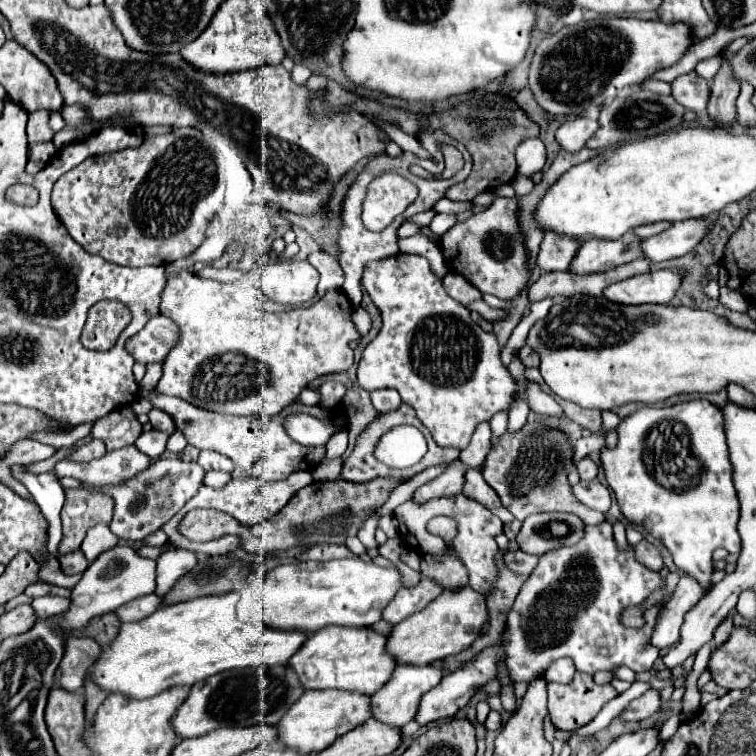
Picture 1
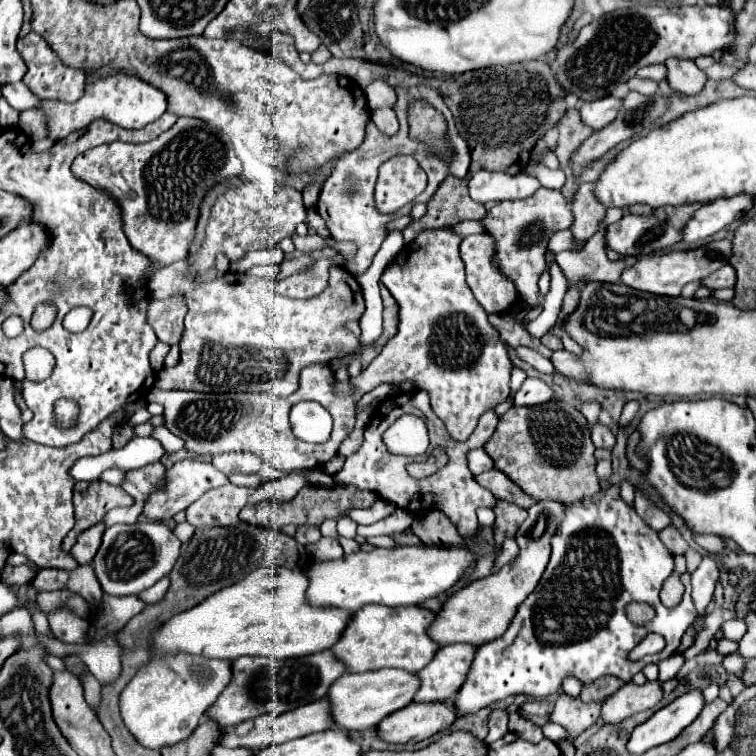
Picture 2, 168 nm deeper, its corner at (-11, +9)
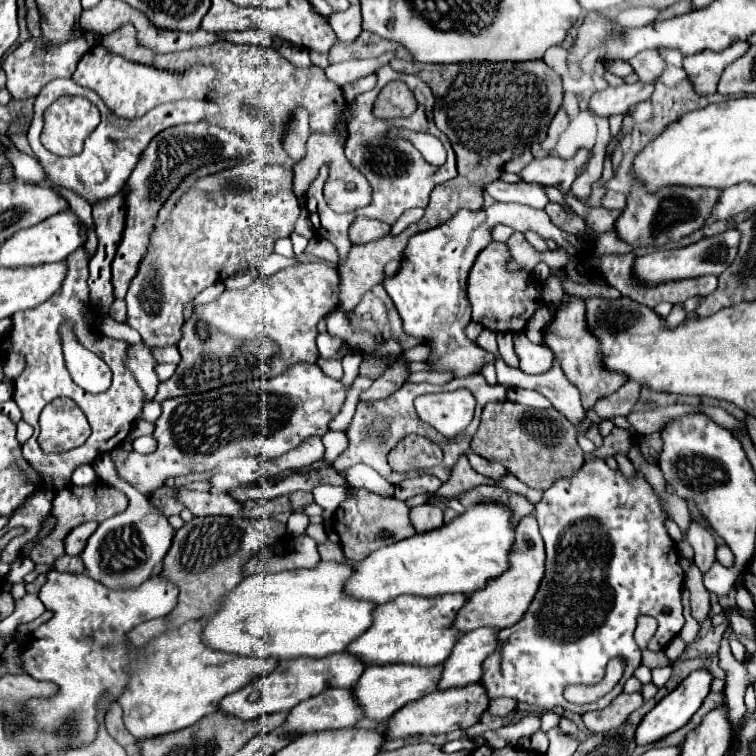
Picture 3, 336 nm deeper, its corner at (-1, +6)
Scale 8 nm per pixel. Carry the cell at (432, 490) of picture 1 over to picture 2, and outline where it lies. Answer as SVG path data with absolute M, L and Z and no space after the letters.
M472 449L468 453L468 469L472 471L474 477L492 469L492 467L494 467L494 463L492 463L492 459L488 457L488 453L484 449Z

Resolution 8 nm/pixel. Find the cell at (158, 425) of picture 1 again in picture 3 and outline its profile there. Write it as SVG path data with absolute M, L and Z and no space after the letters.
M139 420L135 426L130 430L132 439L135 439L137 437L143 436L143 435L149 435L154 432L155 424L145 421L145 420Z

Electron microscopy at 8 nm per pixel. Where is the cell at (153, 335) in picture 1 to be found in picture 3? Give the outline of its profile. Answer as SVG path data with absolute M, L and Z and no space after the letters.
M244 162L234 168L226 168L222 172L198 178L194 186L180 196L168 220L152 230L148 252L142 258L138 274L134 276L126 294L126 324L134 328L152 348L176 344L180 340L180 328L184 324L184 304L188 304L210 284L222 282L224 276L230 278L238 272L262 264L274 252L274 242L294 232L294 222L300 214L300 206L292 192L292 180L294 172L284 166L258 166L252 162Z

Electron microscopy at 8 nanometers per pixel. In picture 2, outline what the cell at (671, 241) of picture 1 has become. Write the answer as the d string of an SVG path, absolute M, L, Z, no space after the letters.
M736 195L736 197L728 197L728 199L702 205L684 225L682 241L694 243L698 239L712 237L714 233L722 231L732 221L740 219L752 205L754 205L754 197L750 195Z

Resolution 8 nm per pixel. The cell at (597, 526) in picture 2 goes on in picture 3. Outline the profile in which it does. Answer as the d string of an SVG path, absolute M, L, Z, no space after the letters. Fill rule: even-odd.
M594 456L586 458L584 466L576 474L570 478L558 478L548 490L544 490L542 500L536 504L536 520L546 544L546 576L526 616L518 624L500 632L498 648L484 664L482 686L486 688L486 694L490 698L508 696L524 704L536 704L548 710L562 708L576 714L606 708L640 666L642 652L634 640L638 616L648 614L658 620L658 632L650 640L648 650L664 650L684 626L680 598L684 570L680 566L678 548L664 526L668 518L670 516L660 496L640 472L626 478L620 470L608 468L602 458ZM664 608L670 608L670 614L664 614ZM626 626L630 632L626 632ZM612 658L622 658L626 666L620 682L604 698L584 706L564 700L562 692L570 684L598 684Z

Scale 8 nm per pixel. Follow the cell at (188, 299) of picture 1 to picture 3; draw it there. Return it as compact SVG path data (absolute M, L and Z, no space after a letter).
M300 264L280 270L270 278L256 278L248 288L224 290L218 300L198 306L182 328L182 340L178 342L182 362L178 364L174 376L158 386L154 400L162 402L166 398L198 394L252 378L274 378L296 362L314 364L318 358L316 324L328 312L338 308L338 284L338 272L328 264Z

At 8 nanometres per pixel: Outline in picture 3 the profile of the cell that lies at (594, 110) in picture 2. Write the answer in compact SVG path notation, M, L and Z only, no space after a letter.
M636 82L636 84L622 84L622 86L608 86L606 90L594 92L590 98L590 110L600 116L612 114L626 114L626 110L642 100L648 100L654 92L654 84Z

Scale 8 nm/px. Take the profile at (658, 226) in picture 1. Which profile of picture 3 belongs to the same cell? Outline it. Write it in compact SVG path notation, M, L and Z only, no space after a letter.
M606 190L604 198L602 198L602 206L608 208L608 210L624 210L626 208L626 194Z

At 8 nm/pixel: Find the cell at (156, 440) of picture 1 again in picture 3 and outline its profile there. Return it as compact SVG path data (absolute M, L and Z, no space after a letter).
M82 464L80 468L74 470L74 474L72 474L72 484L74 486L88 486L92 482L96 482L96 472L90 464Z

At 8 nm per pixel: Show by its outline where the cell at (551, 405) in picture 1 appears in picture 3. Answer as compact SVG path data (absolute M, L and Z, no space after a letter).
M498 332L498 352L500 358L512 368L518 368L518 356L512 346L512 334L510 332Z

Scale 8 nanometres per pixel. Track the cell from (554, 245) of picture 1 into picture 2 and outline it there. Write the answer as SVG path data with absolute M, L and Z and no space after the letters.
M592 183L580 185L580 189L576 191L572 201L572 215L574 215L574 223L570 227L572 237L578 243L586 243L598 231L606 215L606 209L594 199Z

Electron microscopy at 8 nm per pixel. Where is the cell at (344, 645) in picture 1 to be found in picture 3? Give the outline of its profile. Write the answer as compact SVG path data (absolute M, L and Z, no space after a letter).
M466 594L446 596L398 596L374 610L374 624L348 646L348 652L368 664L416 664L434 666L450 656L460 634L454 632L454 616L468 600Z

